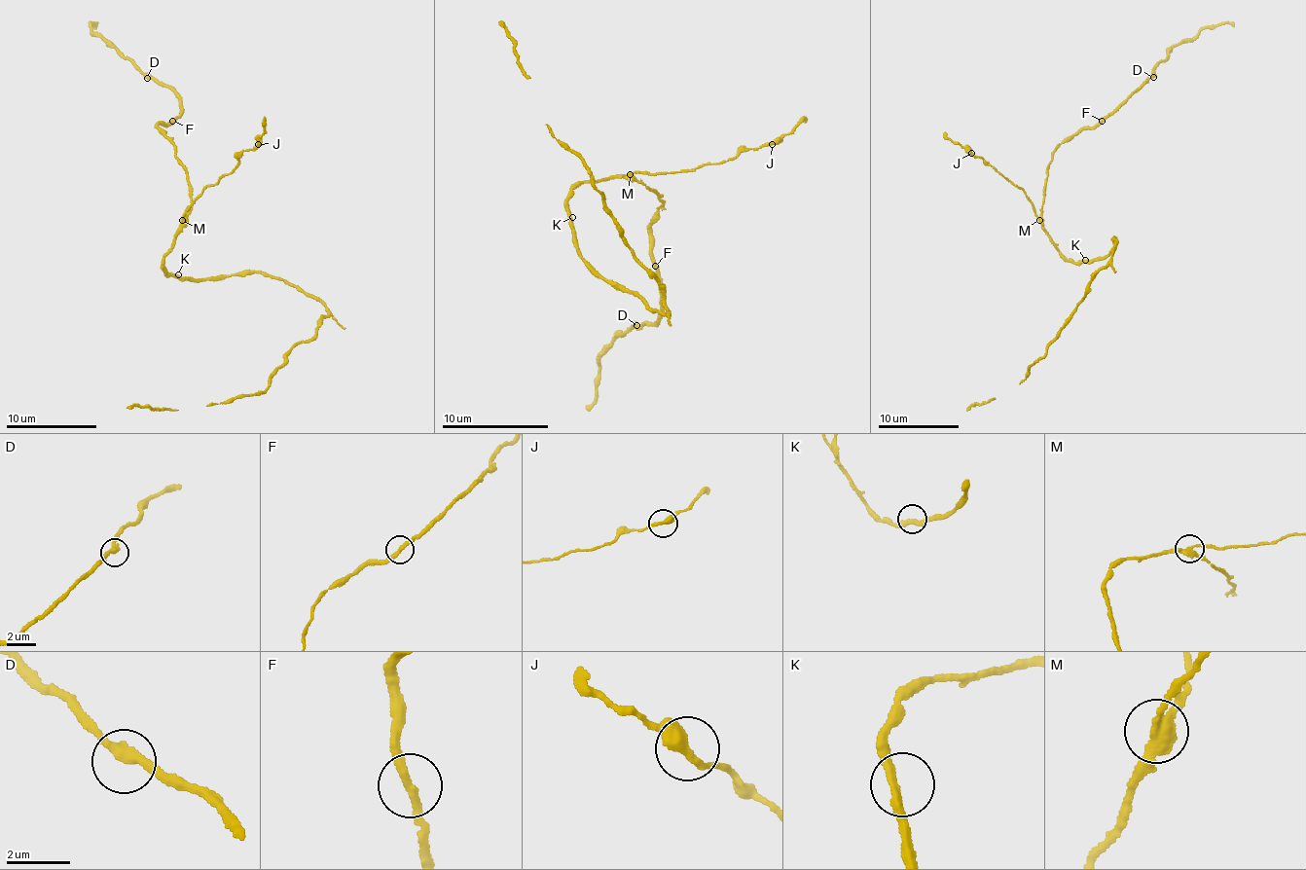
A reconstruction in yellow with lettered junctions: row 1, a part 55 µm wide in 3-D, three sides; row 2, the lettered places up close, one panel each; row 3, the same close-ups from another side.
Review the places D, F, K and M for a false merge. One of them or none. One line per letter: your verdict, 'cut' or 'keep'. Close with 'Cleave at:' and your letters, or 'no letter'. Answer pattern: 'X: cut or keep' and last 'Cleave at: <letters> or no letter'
D: keep
F: keep
K: keep
M: cut
Cleave at: M

